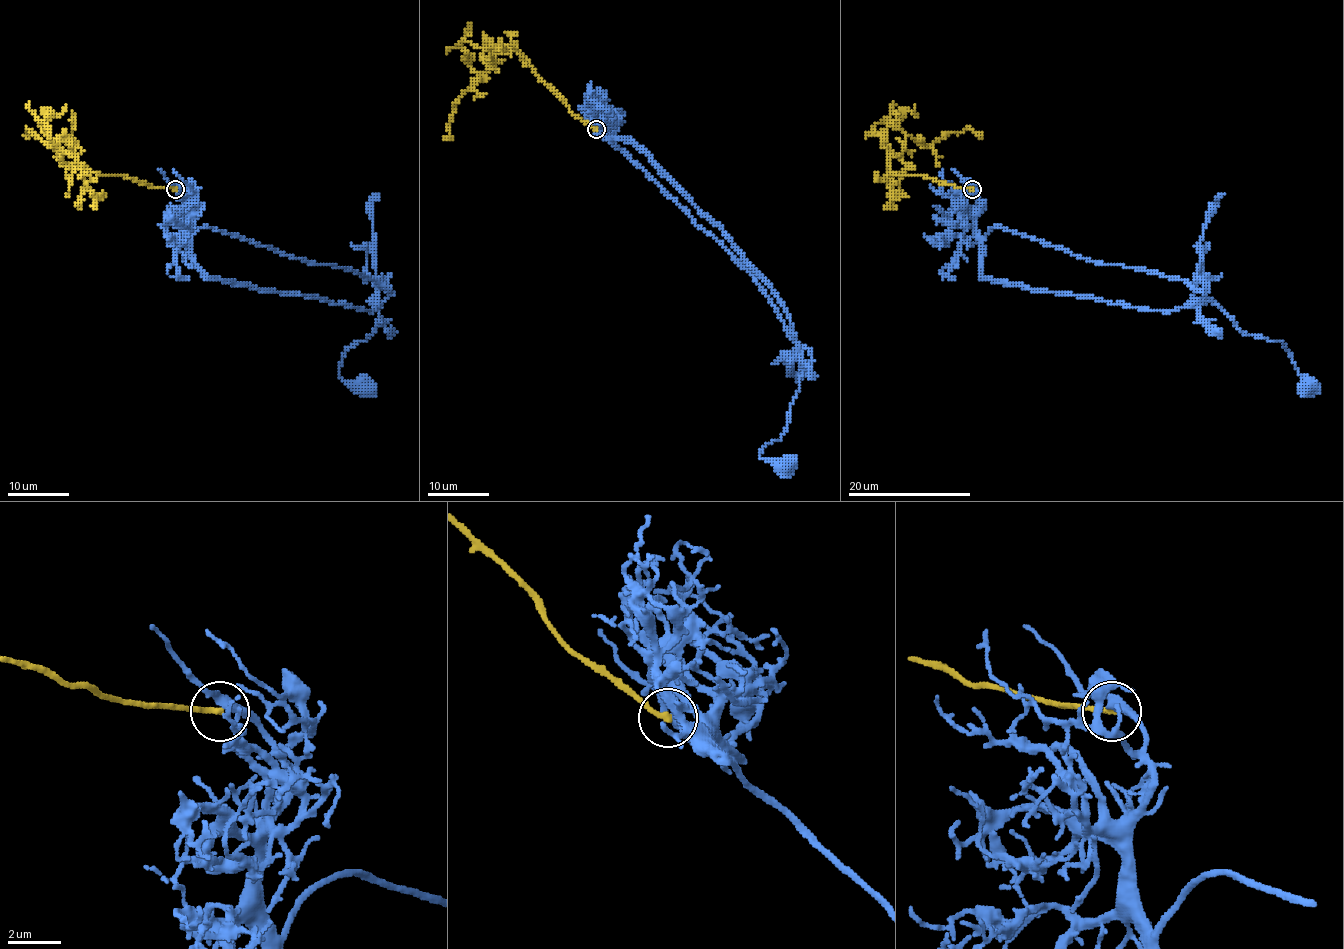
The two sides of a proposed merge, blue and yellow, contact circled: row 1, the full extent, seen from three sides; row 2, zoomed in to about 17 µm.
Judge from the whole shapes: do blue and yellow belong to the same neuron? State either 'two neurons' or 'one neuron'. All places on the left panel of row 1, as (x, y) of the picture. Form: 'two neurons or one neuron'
two neurons

